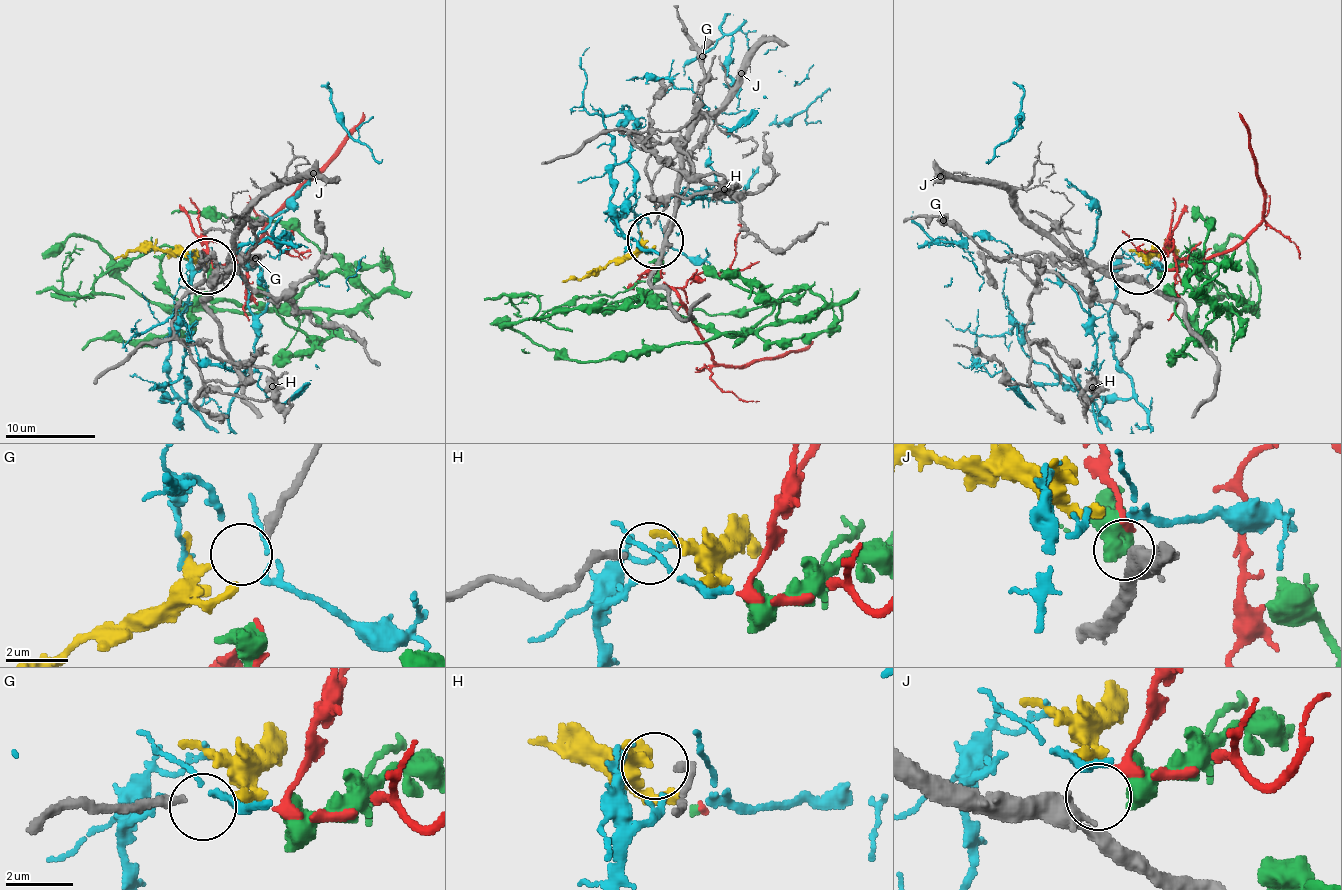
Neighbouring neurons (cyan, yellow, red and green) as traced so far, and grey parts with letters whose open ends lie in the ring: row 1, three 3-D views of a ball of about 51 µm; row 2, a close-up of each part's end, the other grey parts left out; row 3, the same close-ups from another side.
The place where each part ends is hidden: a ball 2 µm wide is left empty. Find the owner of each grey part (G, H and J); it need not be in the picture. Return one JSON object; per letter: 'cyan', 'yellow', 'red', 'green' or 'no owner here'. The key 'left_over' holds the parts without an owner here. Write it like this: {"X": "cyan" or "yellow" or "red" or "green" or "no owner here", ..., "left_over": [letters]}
{"G": "yellow", "H": "no owner here", "J": "red", "left_over": ["H"]}

